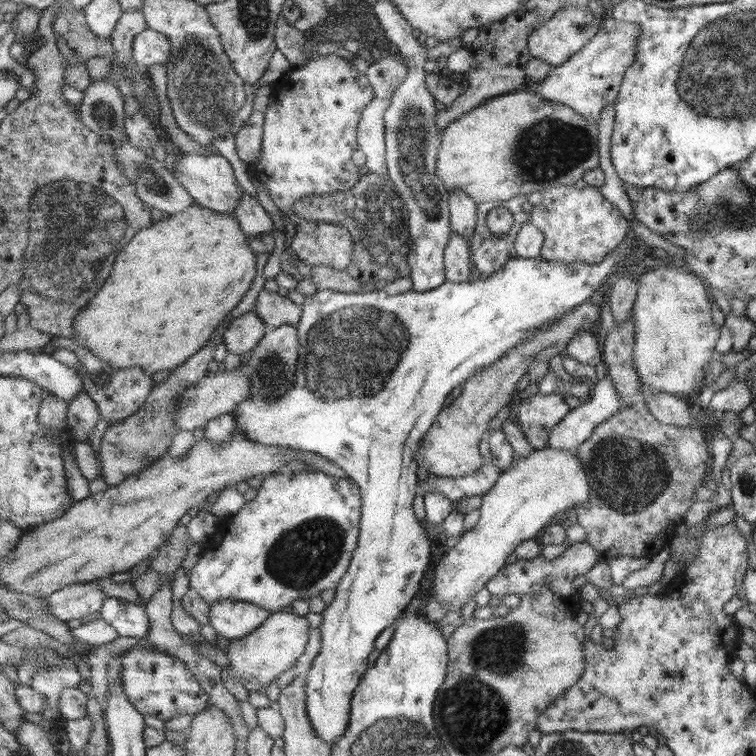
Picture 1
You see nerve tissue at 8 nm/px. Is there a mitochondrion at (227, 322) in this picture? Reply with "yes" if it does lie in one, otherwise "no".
no

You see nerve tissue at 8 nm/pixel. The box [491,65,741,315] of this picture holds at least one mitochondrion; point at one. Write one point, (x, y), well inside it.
(550, 148)

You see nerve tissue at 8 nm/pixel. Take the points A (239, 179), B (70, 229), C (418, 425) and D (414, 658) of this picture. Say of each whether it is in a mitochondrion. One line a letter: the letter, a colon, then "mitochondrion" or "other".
A: other
B: mitochondrion
C: other
D: other

